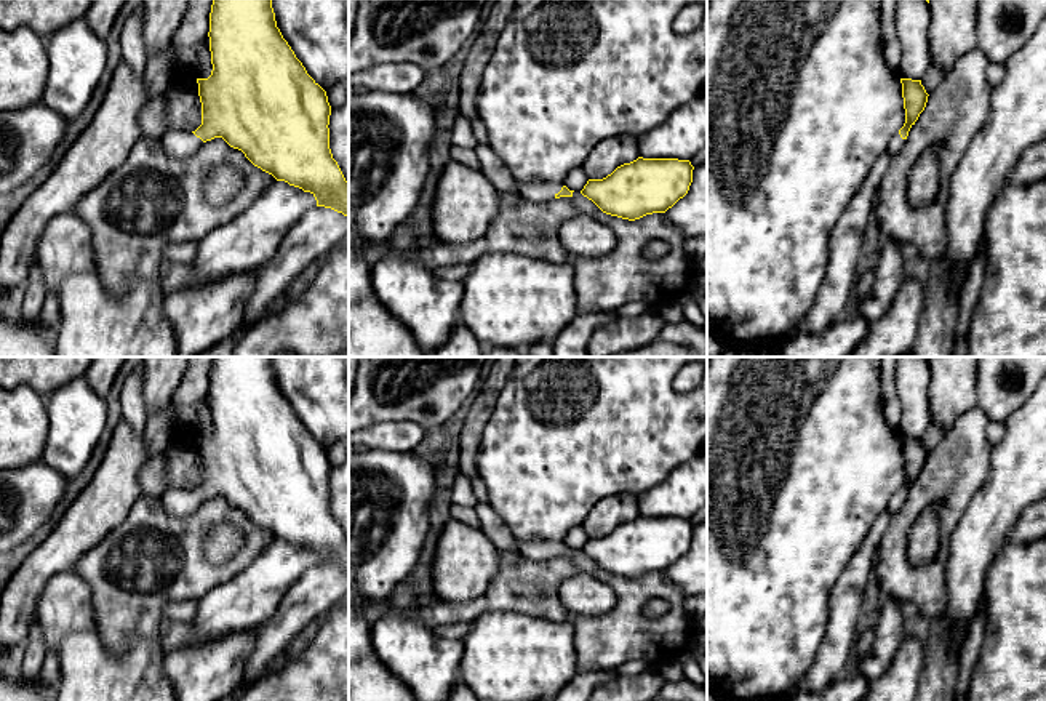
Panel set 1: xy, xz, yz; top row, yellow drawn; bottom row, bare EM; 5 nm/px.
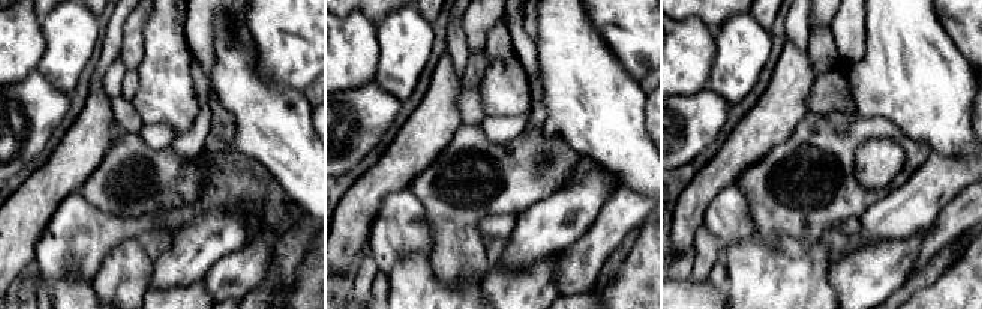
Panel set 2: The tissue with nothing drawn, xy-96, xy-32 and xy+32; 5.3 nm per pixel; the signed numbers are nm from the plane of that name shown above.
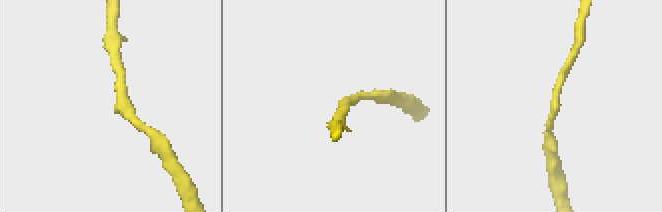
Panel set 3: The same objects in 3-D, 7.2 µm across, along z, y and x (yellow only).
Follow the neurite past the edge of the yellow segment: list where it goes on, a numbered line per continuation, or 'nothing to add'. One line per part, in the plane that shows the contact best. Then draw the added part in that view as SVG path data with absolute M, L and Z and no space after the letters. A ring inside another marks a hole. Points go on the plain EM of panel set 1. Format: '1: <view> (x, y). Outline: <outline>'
1: xz (534, 549). Outline: M520 539L518 552L529 560L550 560L561 549L563 541Z

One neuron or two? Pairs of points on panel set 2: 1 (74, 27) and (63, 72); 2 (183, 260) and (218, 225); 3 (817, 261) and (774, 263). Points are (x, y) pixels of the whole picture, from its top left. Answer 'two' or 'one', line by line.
1: one
2: one
3: one

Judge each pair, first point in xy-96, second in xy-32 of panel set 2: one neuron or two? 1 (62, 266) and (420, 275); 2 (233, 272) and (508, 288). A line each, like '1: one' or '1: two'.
1: two
2: two

